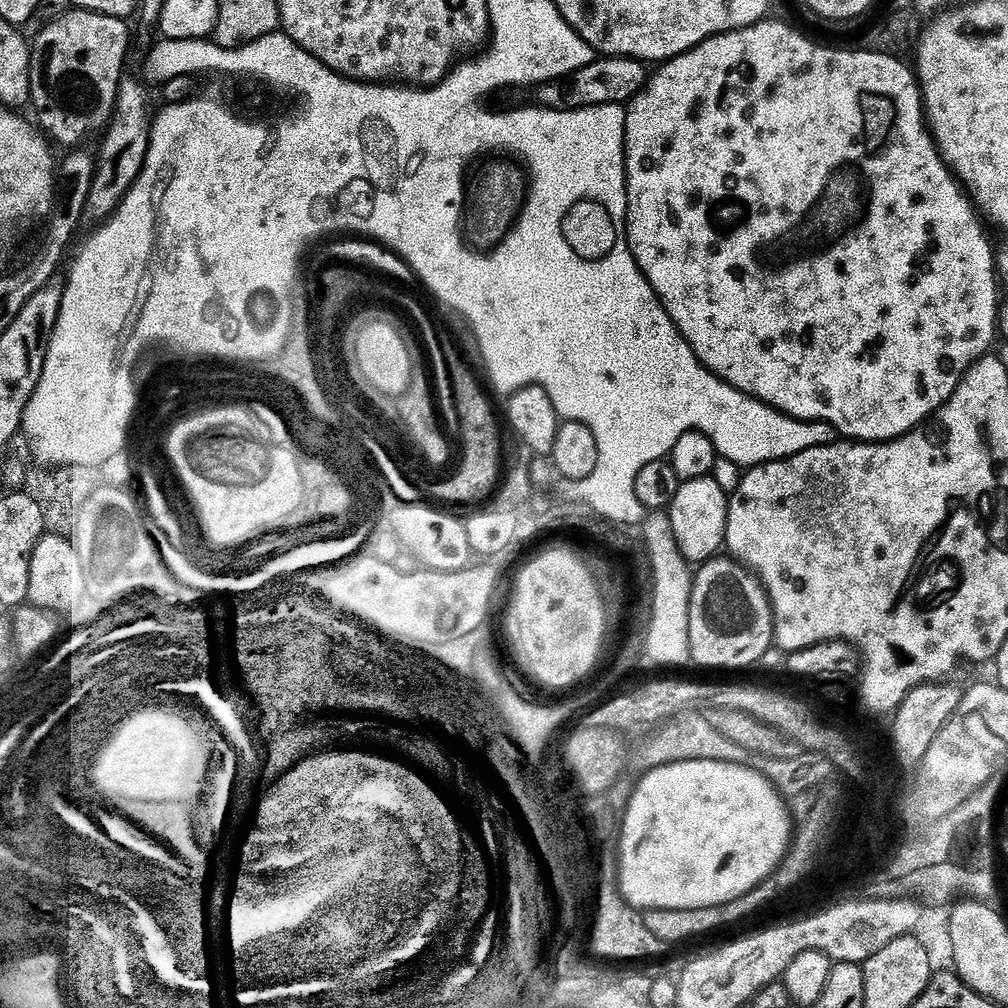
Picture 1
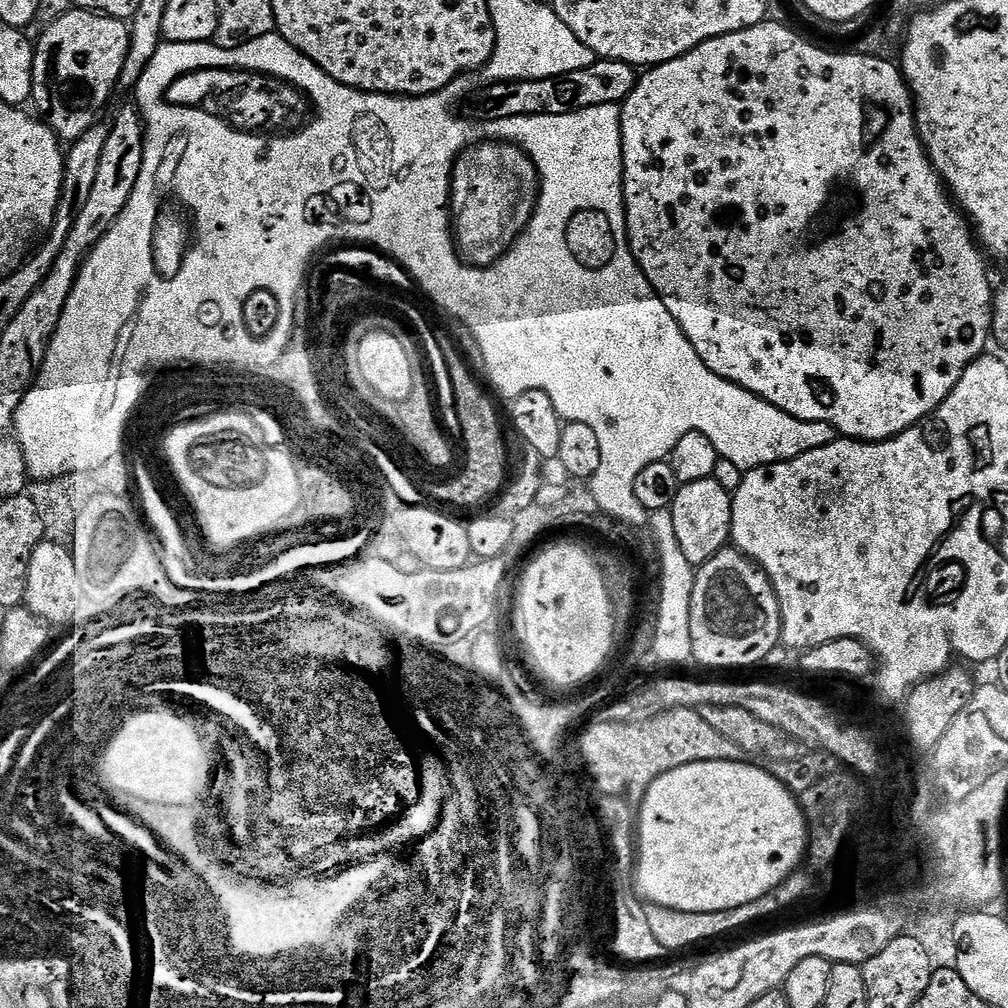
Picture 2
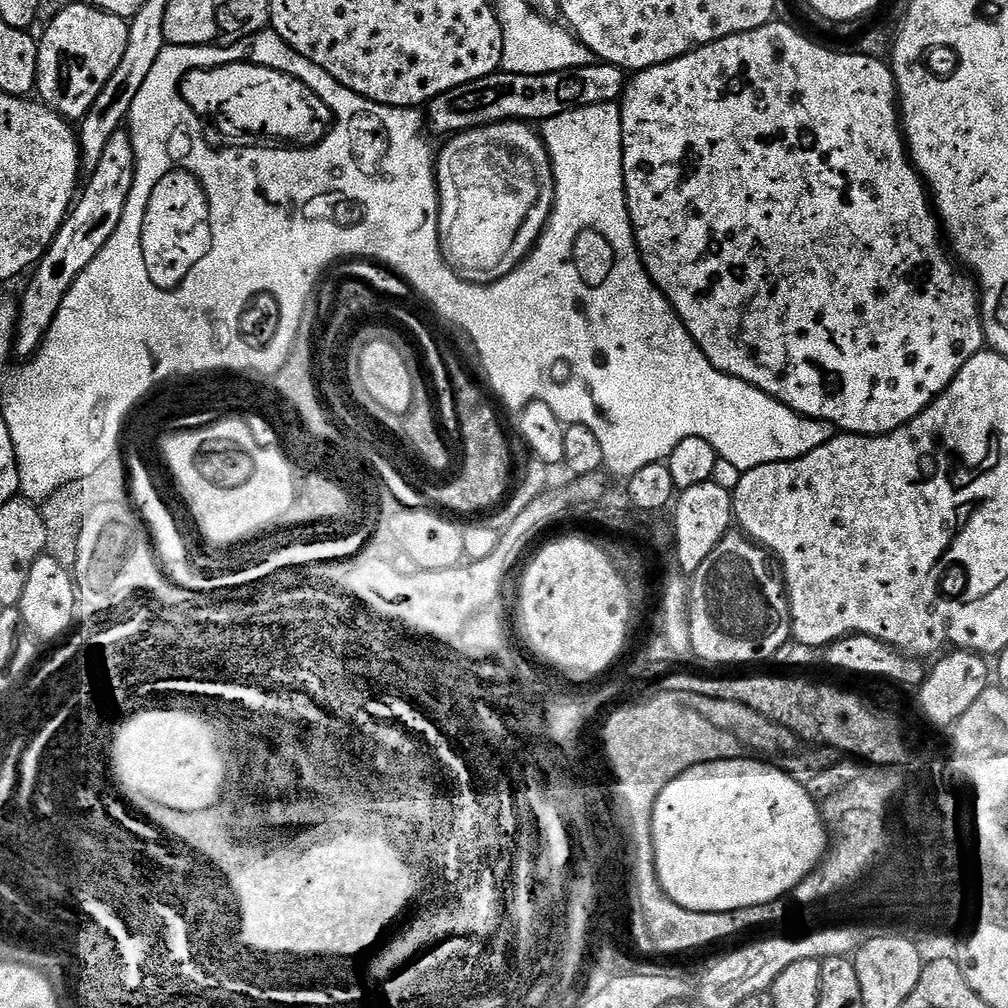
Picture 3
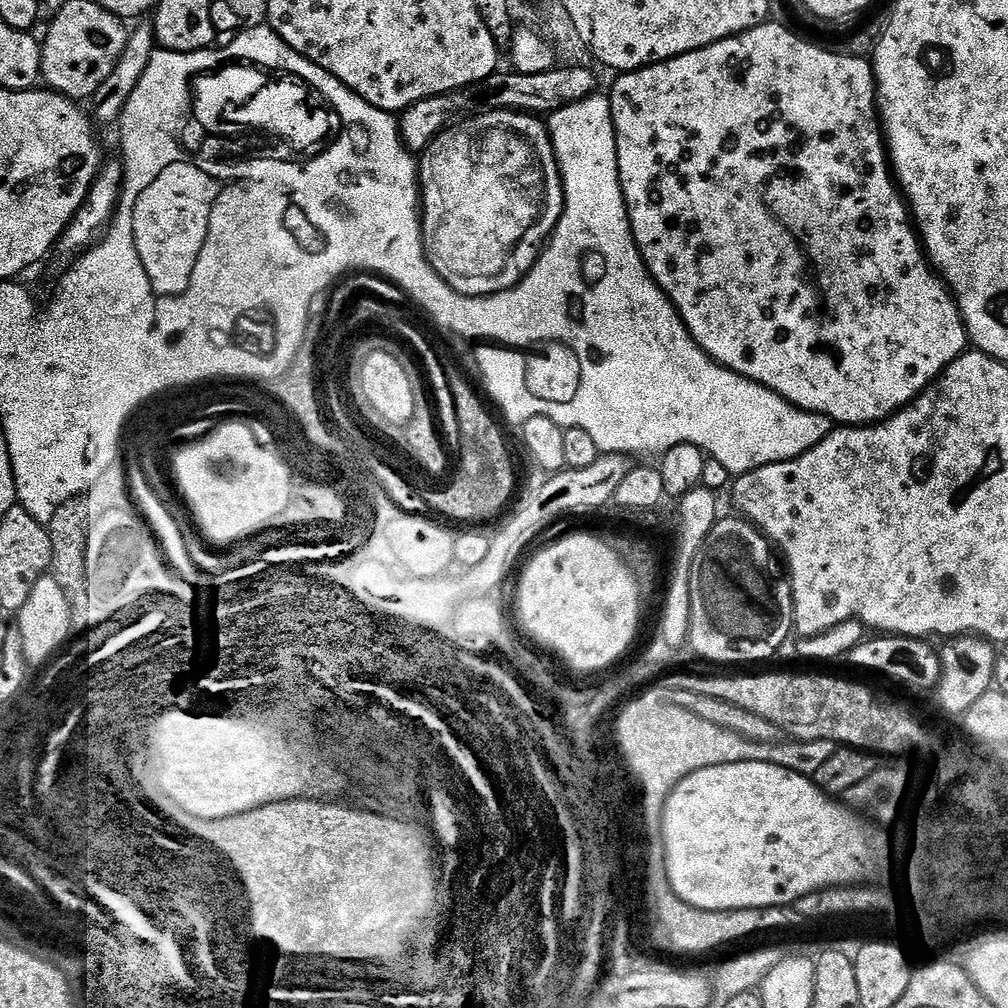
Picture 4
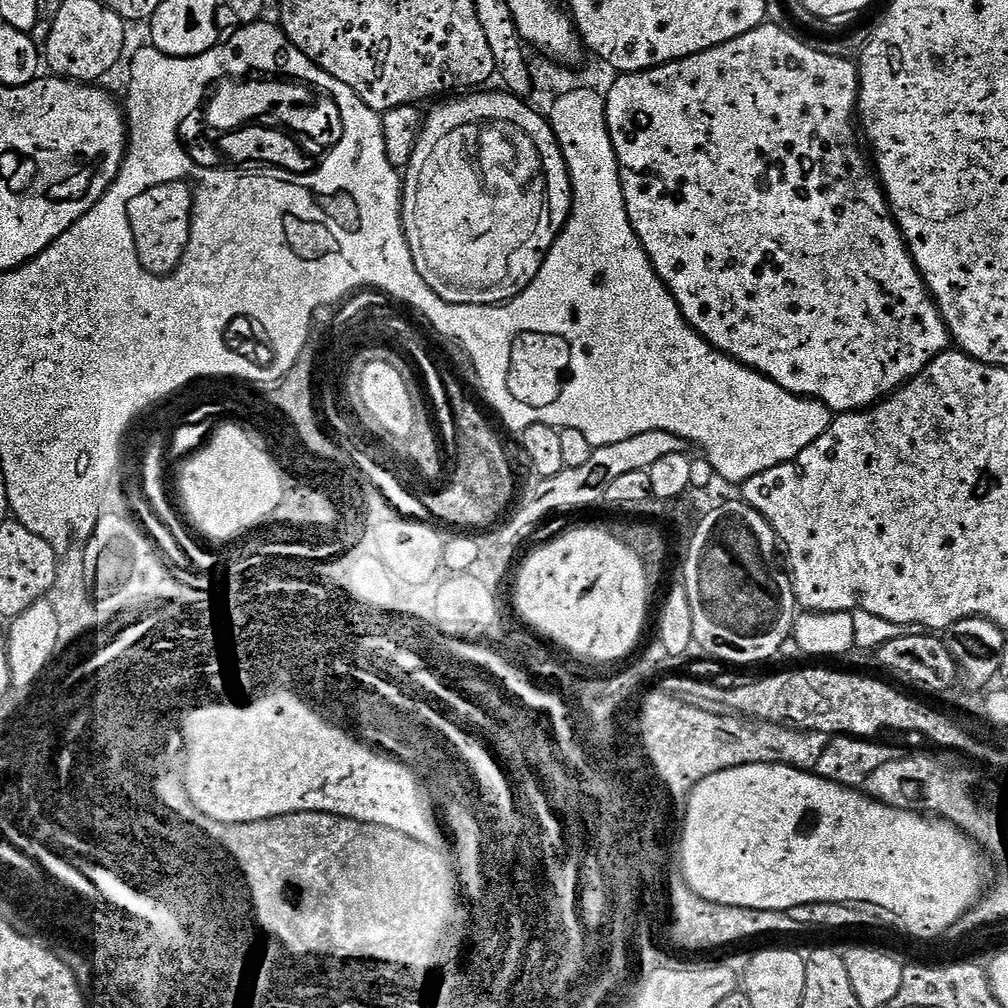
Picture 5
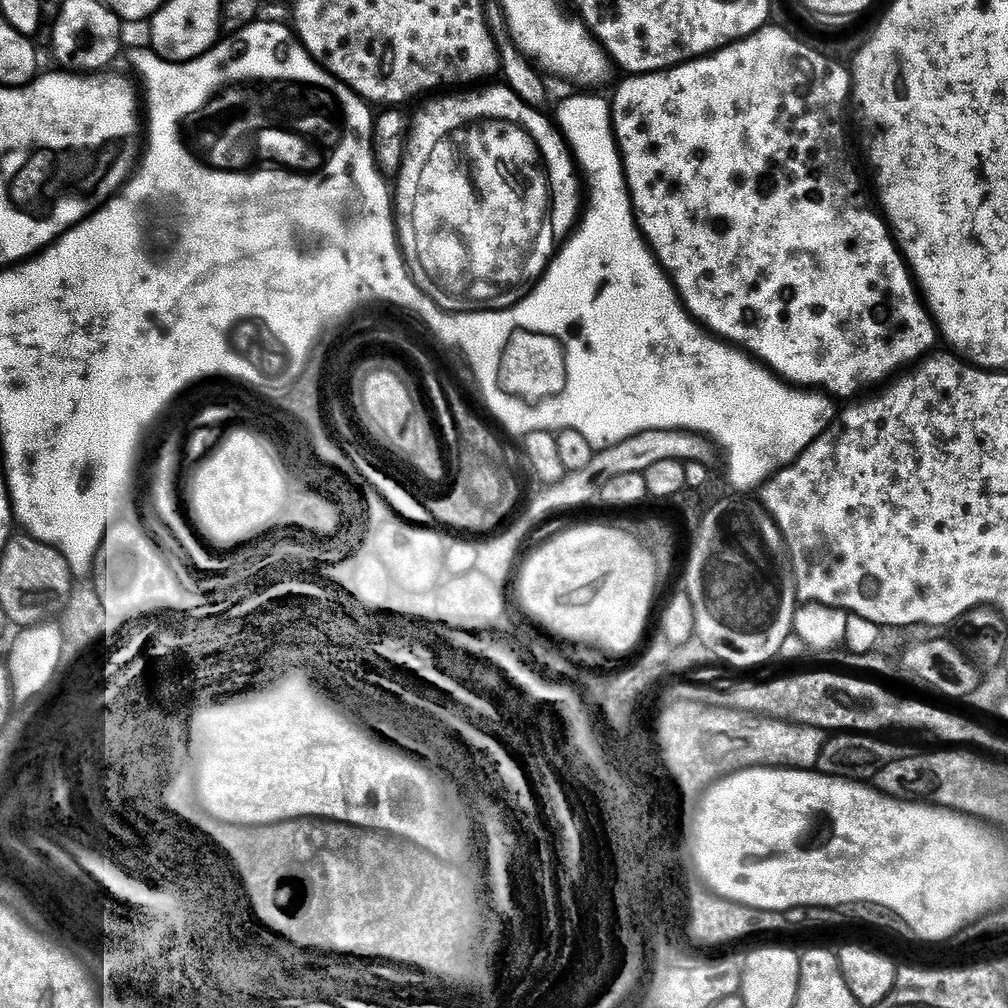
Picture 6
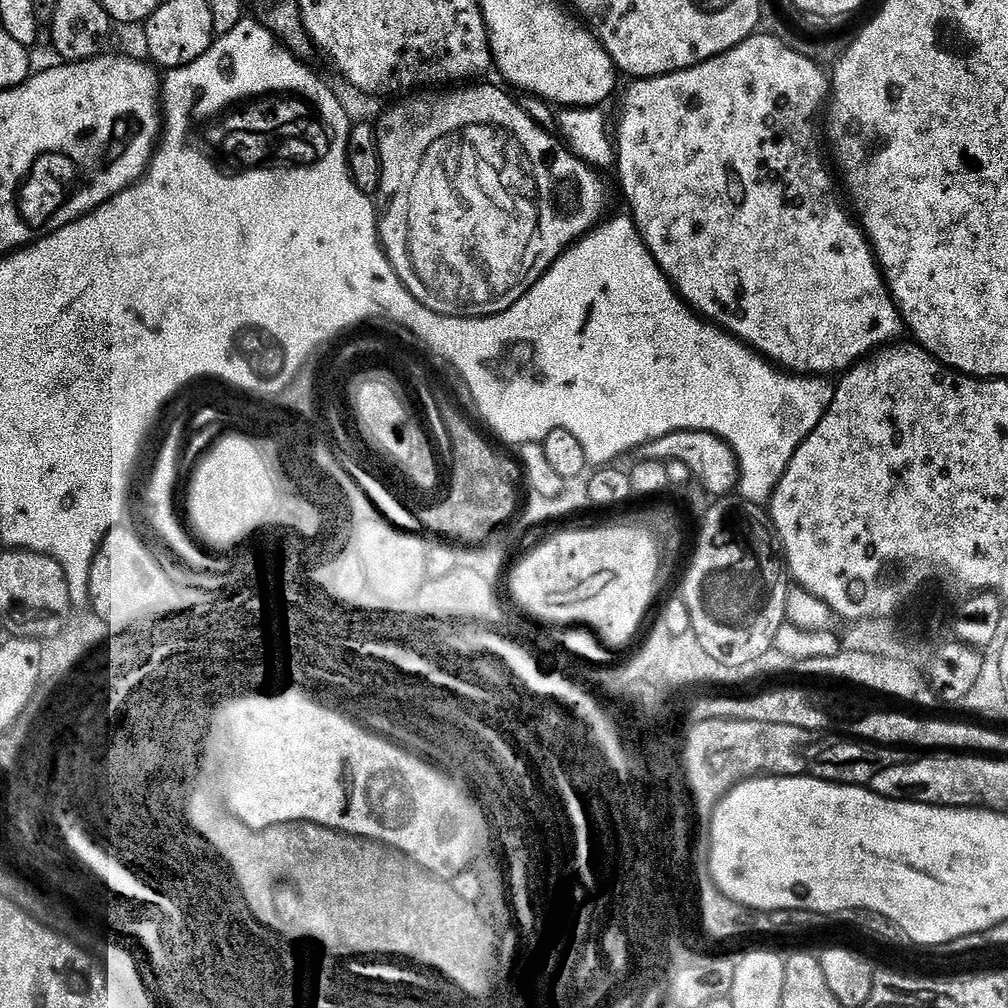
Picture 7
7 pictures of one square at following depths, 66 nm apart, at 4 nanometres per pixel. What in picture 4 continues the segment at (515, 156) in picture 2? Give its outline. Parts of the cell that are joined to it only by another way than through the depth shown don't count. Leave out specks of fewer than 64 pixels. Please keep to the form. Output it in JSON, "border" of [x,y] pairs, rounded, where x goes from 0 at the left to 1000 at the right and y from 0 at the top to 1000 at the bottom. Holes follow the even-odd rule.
{"border":[[[478,111],[455,120],[451,127],[472,127],[472,121],[478,121],[478,118],[484,119],[484,125],[504,125],[522,131],[536,153],[532,157],[532,165],[528,165],[528,159],[524,157],[512,157],[504,163],[496,163],[496,173],[488,173],[486,169],[472,165],[470,147],[464,145],[458,155],[454,155],[454,139],[444,141],[438,147],[438,136],[436,134],[425,144],[423,153],[416,156],[417,208],[427,261],[433,271],[459,294],[489,294],[516,281],[532,263],[560,210],[560,183],[556,180],[552,150],[548,148],[548,136],[544,133],[541,120],[523,111]]]}

